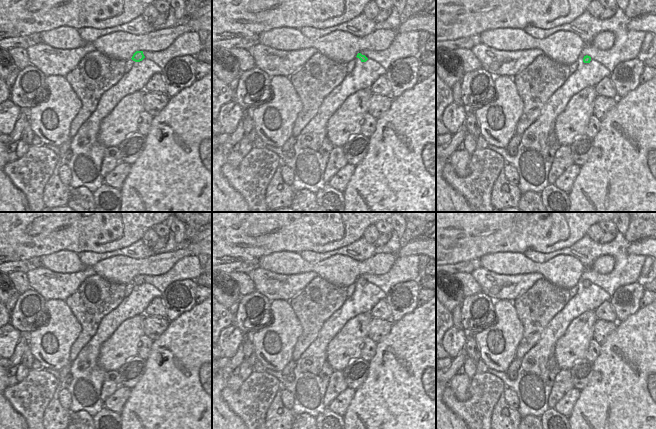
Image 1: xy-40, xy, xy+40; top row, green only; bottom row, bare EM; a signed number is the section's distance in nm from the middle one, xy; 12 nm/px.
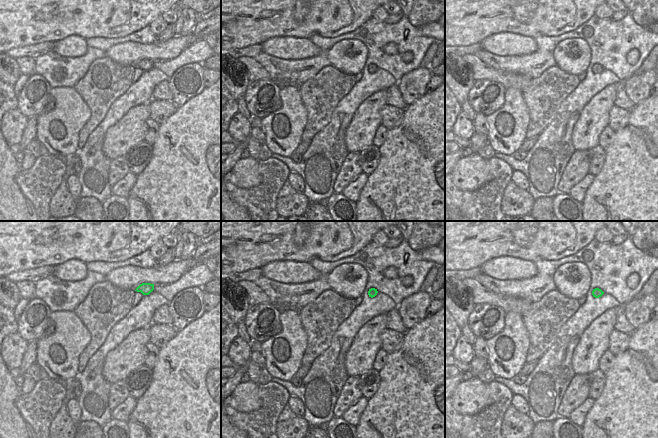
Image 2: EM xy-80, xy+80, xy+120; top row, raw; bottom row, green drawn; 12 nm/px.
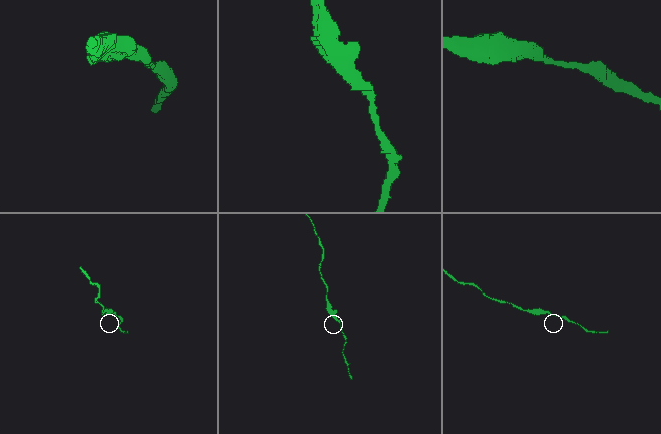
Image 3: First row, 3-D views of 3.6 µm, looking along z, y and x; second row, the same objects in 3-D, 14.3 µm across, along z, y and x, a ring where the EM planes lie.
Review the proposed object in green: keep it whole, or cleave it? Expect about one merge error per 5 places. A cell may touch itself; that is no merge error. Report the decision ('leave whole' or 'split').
leave whole

